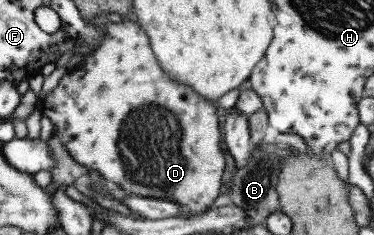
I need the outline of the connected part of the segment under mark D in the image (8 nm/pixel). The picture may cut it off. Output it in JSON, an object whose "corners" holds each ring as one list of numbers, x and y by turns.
{"corners":[[131,16,123,18,121,21,114,23,114,22,104,22,101,25,101,29,103,29,103,41,100,47,91,52,87,55,83,56,83,67,80,67,79,70,72,72,71,74,67,72,65,75,62,76,62,78,57,83,57,86,52,90,52,92,45,94,43,98,38,100,38,103,36,105,36,108,40,112,42,116,47,116,49,118,51,124,53,125,53,135,57,136,59,138,59,142,63,144,63,148,67,150,67,154,69,154,69,158,73,158,73,161,76,164,79,164,80,166,89,168,89,171,93,170,93,172,97,172,103,180,106,180,108,182,113,182,113,184,117,184,121,190,123,190,127,195,137,195,140,197,149,197,149,198,161,198,161,200,173,200,175,204,179,204,181,207,177,207,177,216,191,216,191,214,203,214,203,212,207,212,207,210,210,209,211,204,213,204,213,200,219,196,219,186,221,186,221,174,223,174,223,168,225,168,224,161,223,161,223,154,221,154,221,151,219,150,219,127,217,126,217,112,215,107,212,105,212,103,209,100,205,100,199,96,199,94,195,94,189,88,189,86,181,86,181,84,175,84,175,82,171,82,161,70,159,70,159,66,157,66,157,62,155,62,155,58,153,58,153,54,151,54,151,50,149,50,149,42,147,42,147,36,143,34,143,30,141,30,141,26,135,22,135,20,132,19]]}

